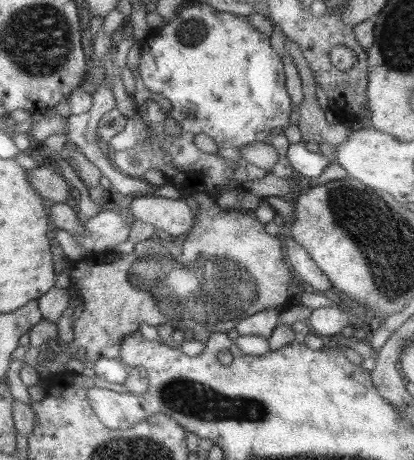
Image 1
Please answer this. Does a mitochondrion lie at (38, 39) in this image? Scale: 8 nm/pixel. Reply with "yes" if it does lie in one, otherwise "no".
yes

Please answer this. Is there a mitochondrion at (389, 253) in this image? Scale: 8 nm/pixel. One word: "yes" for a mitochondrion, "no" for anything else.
yes

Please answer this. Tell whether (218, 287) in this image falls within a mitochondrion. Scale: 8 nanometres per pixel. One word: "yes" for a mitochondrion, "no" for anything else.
yes

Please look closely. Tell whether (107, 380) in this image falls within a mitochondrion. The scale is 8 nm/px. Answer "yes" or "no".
no

